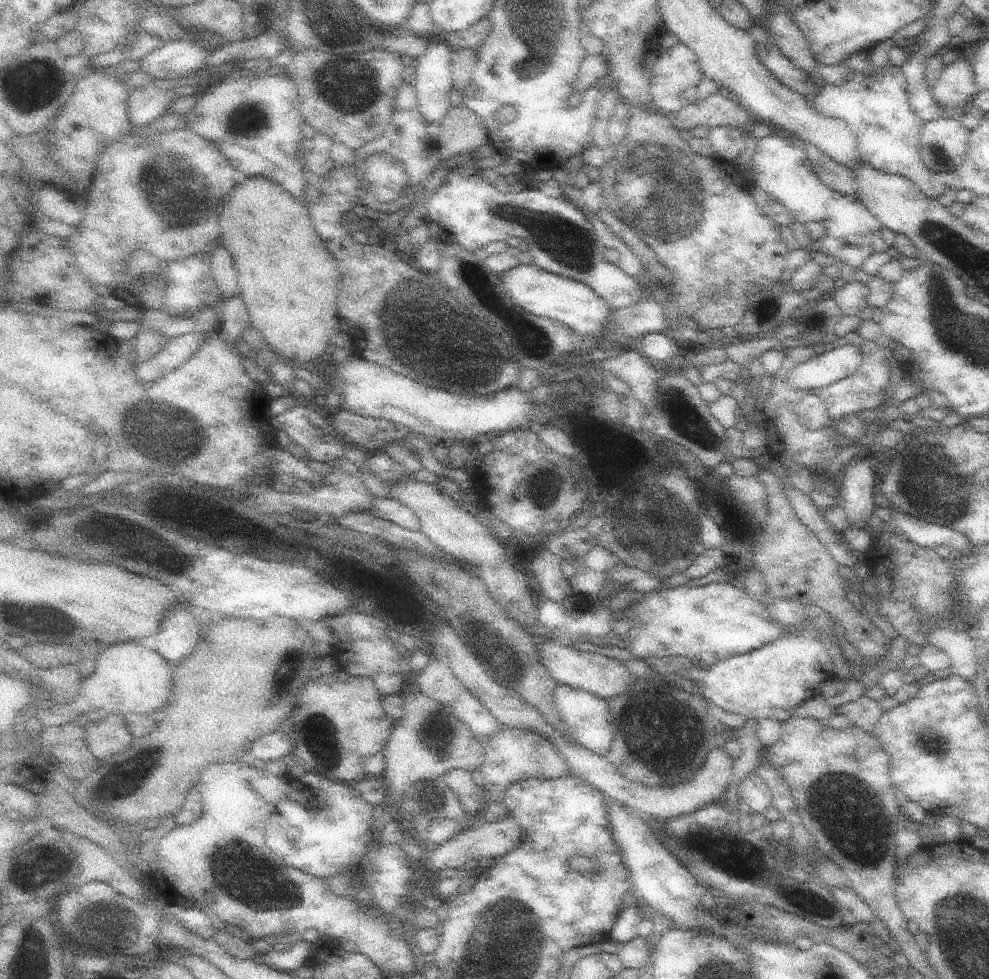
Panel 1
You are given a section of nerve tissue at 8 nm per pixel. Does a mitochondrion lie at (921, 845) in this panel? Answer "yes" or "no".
no

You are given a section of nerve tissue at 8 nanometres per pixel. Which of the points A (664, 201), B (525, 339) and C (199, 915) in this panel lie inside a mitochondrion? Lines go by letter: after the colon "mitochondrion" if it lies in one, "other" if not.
A: mitochondrion
B: mitochondrion
C: other

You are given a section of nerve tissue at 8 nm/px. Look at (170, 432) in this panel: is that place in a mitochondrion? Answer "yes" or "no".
yes

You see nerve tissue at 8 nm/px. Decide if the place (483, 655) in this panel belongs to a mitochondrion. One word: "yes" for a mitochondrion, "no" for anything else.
no

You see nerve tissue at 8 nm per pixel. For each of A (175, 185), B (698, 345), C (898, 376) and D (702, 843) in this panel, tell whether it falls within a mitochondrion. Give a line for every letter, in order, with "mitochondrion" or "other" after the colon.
A: mitochondrion
B: other
C: other
D: mitochondrion

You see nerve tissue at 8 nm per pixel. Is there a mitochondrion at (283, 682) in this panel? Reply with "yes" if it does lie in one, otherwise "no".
no

